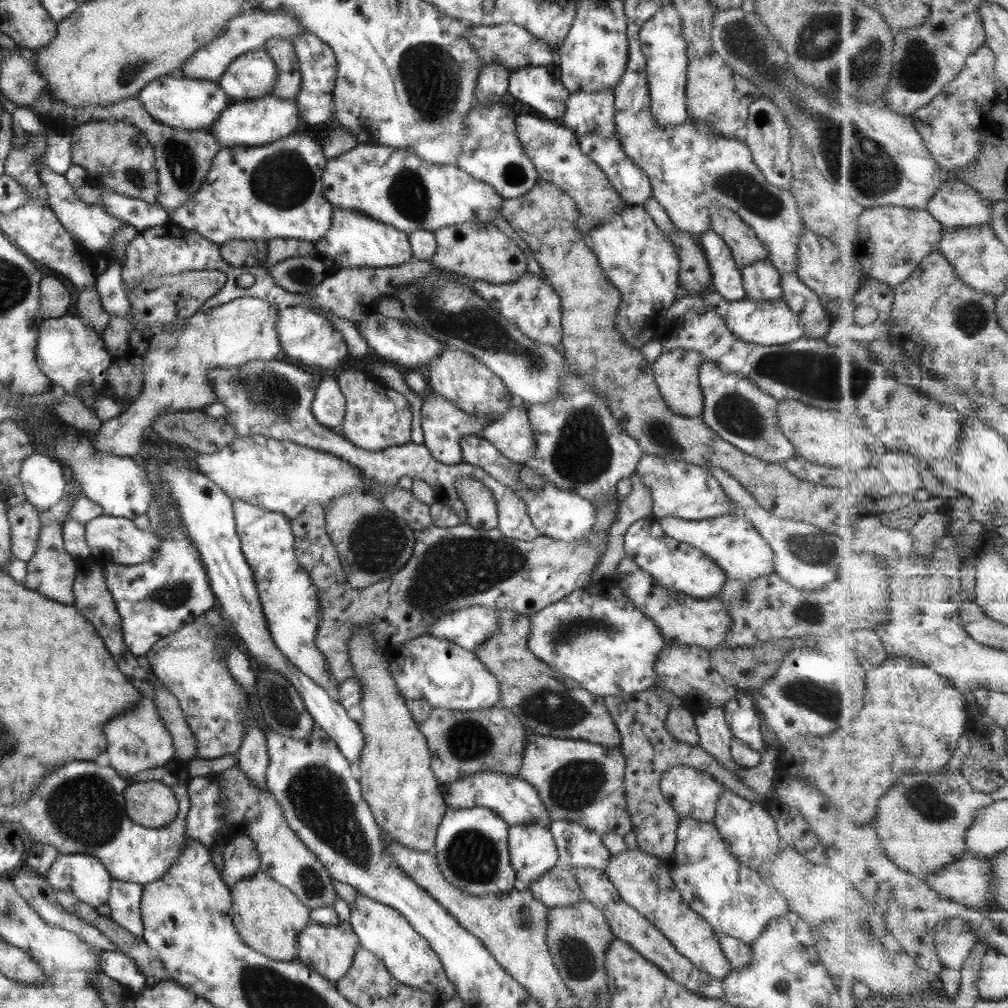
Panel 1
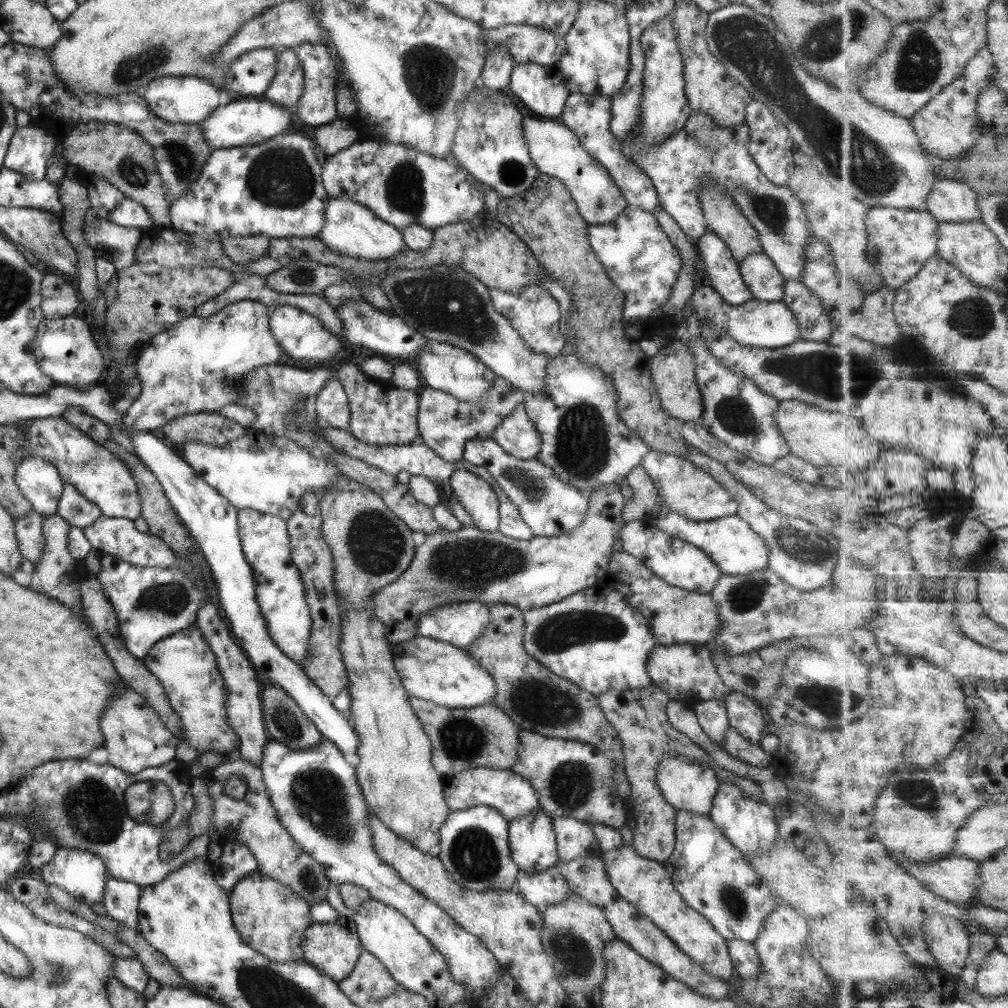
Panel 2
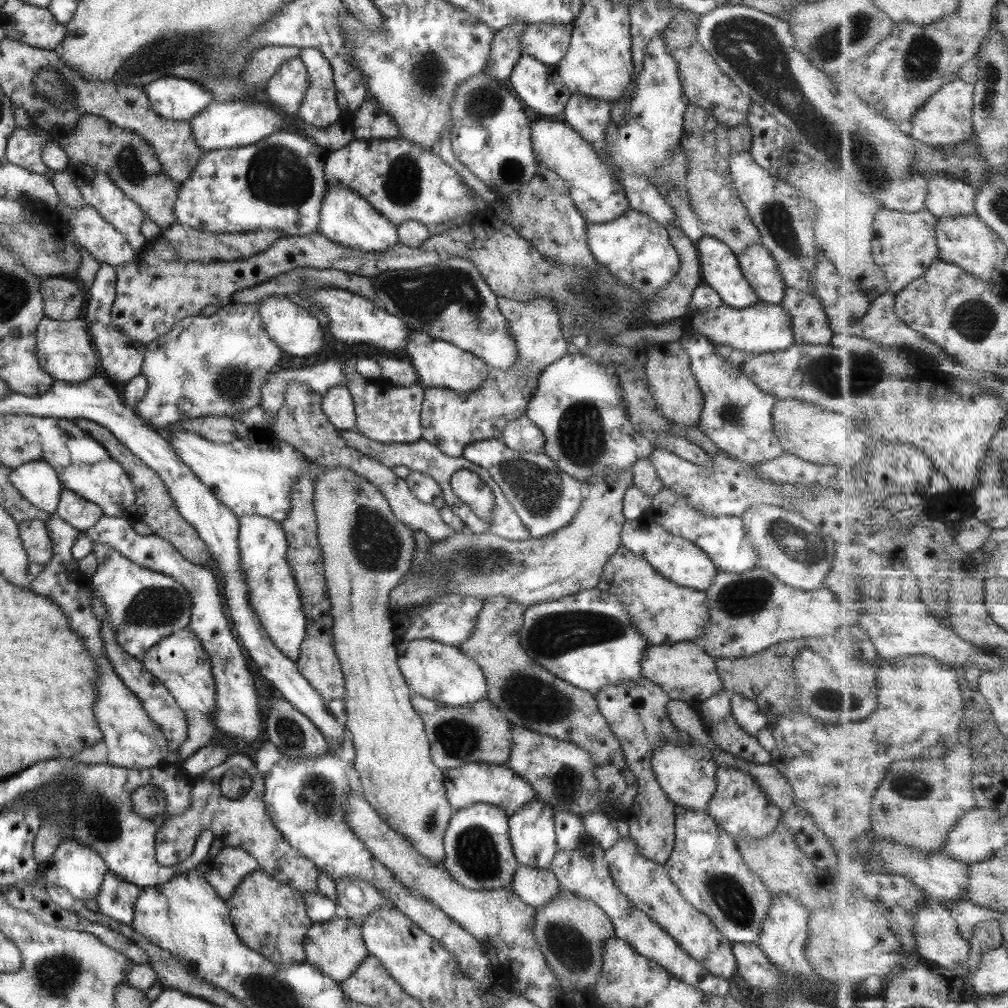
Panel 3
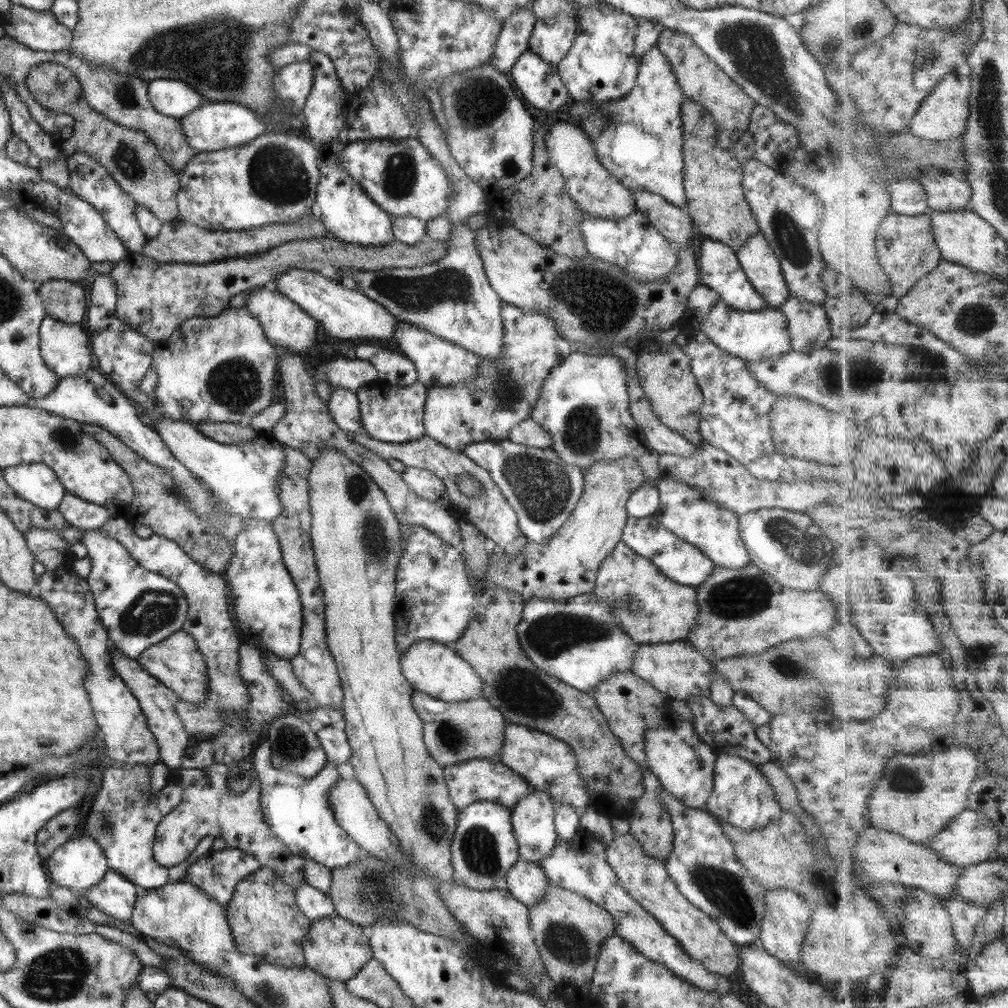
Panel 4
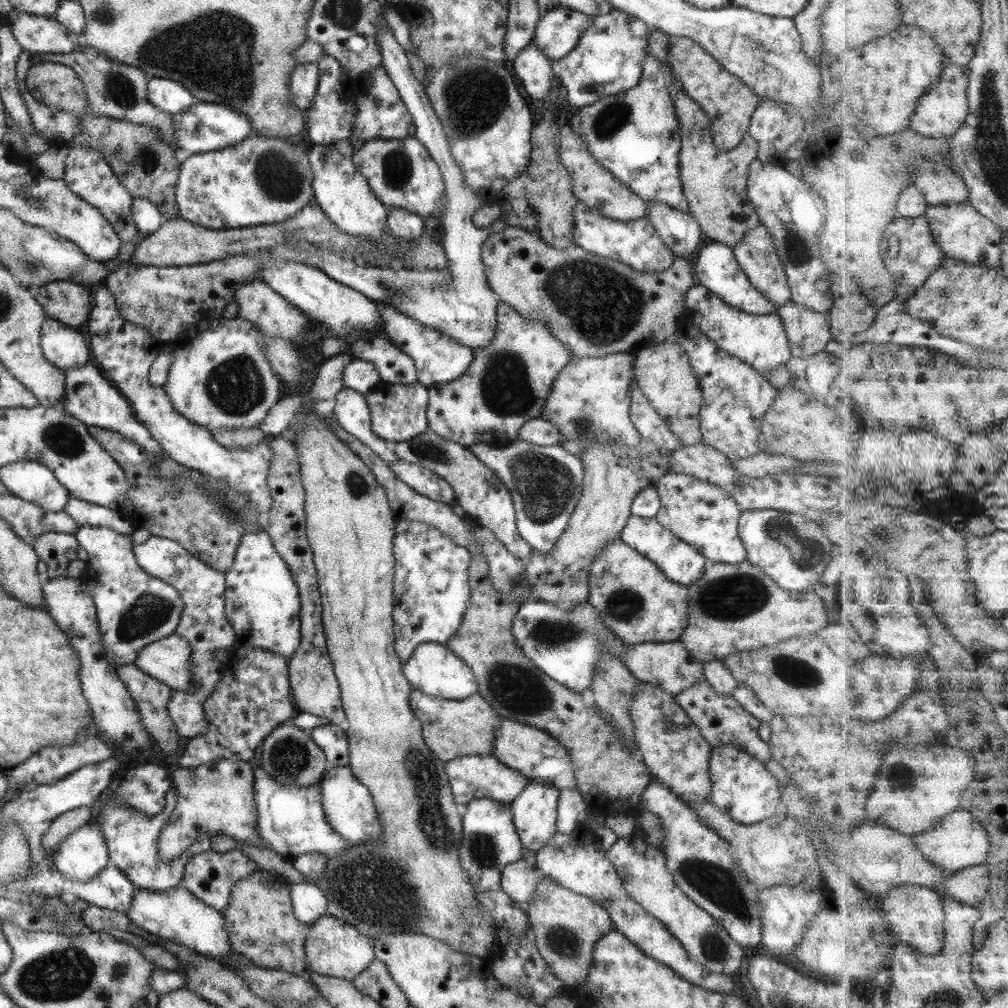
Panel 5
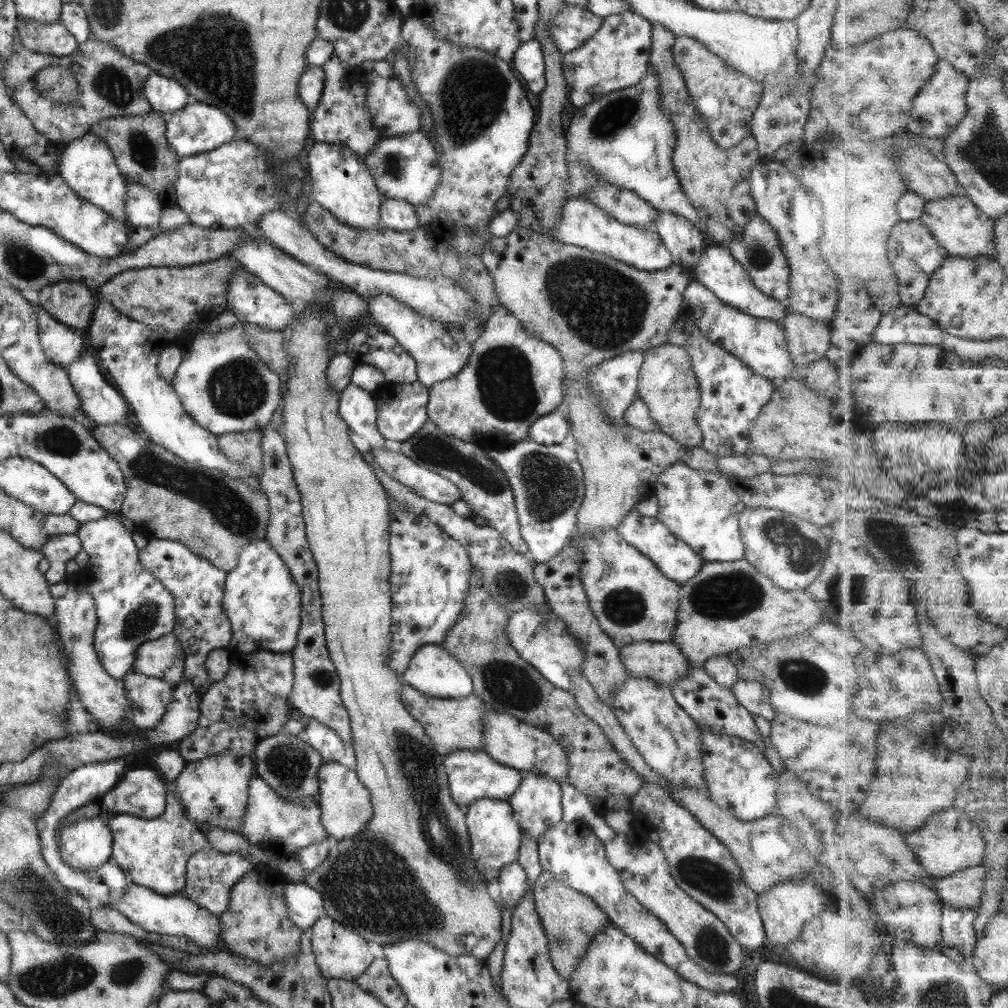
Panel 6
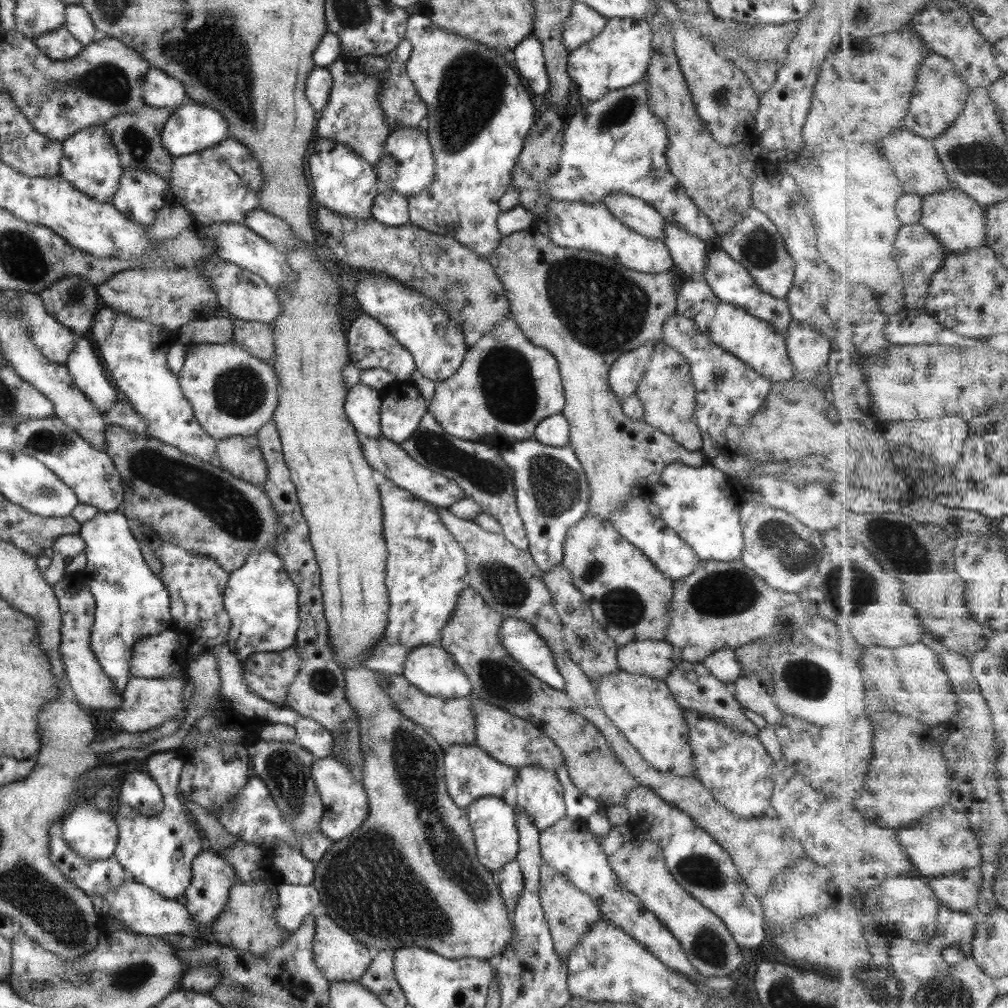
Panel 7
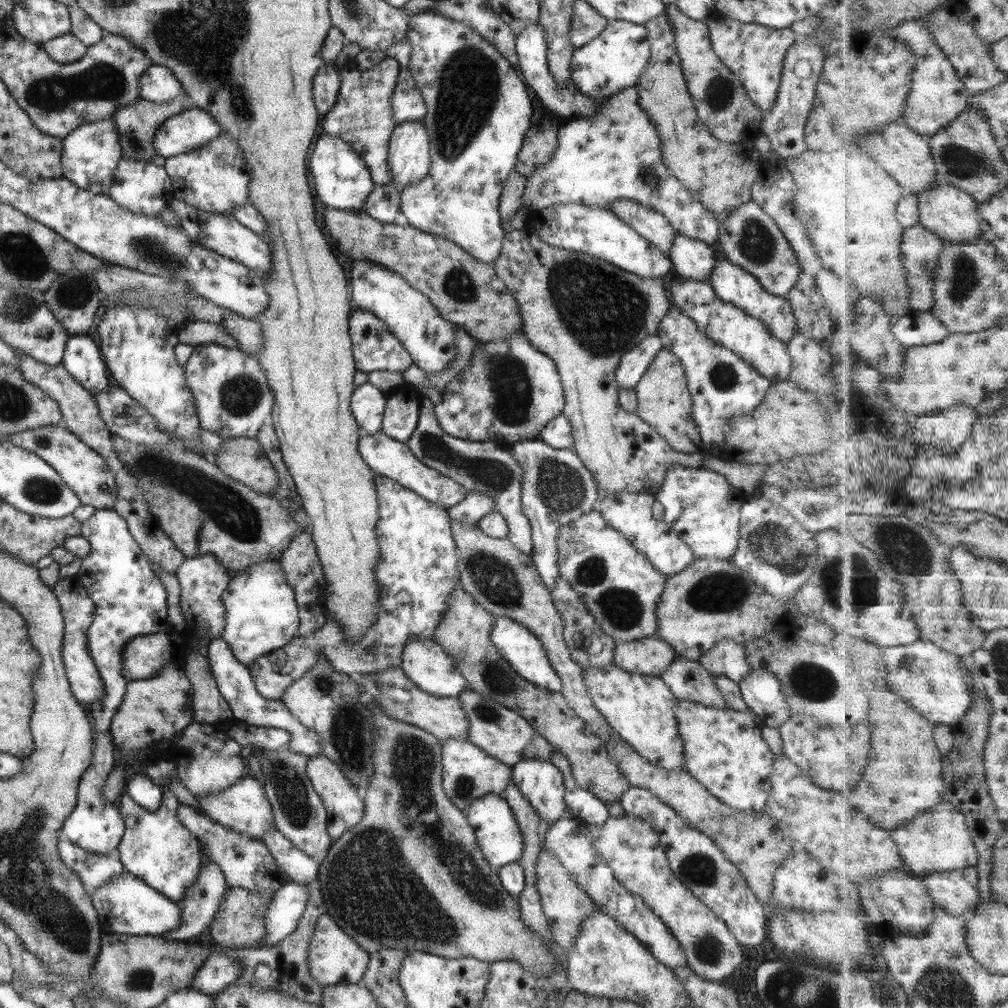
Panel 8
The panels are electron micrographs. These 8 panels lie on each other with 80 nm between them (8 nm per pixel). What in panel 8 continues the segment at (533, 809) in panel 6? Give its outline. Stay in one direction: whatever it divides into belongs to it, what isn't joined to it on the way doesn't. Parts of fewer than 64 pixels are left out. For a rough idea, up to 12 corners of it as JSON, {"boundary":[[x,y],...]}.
{"boundary":[[549,760],[510,767],[540,822],[564,816],[564,784]]}

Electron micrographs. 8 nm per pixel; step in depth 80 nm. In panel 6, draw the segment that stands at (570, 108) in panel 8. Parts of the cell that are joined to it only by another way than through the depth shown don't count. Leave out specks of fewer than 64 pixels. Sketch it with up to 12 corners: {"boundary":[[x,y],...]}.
{"boundary":[[540,42],[519,44],[509,62],[525,90],[546,83]]}

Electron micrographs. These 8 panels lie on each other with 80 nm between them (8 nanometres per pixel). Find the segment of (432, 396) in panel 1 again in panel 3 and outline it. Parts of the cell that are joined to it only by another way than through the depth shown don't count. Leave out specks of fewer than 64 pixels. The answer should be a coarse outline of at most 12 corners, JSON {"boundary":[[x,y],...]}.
{"boundary":[[496,297],[517,367],[424,389],[421,439],[451,458],[499,439],[566,353],[551,301]]}

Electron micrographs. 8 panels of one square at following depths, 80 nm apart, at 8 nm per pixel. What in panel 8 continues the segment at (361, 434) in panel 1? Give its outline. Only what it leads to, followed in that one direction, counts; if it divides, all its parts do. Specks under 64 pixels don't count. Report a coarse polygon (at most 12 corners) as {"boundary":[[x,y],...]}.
{"boundary":[[406,382],[385,394],[380,431],[405,443],[422,397]]}

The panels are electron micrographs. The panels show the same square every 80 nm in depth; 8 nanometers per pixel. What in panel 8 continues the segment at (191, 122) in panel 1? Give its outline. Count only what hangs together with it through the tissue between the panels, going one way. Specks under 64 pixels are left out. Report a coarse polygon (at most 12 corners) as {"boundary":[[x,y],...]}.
{"boundary":[[163,66],[140,76],[138,97],[153,103],[175,99],[182,86]]}

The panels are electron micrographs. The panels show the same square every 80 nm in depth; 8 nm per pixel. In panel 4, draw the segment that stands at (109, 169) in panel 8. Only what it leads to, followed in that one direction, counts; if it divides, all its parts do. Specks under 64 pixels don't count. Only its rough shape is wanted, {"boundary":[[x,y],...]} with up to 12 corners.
{"boundary":[[85,154],[65,160],[69,188],[131,253],[146,238],[136,202]]}

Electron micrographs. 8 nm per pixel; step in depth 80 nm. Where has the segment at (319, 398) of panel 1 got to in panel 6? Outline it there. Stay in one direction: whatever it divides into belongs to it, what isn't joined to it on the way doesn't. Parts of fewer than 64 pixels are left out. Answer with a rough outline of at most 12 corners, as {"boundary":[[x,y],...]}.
{"boundary":[[348,383],[337,414],[370,450],[398,452],[376,431],[373,392]]}

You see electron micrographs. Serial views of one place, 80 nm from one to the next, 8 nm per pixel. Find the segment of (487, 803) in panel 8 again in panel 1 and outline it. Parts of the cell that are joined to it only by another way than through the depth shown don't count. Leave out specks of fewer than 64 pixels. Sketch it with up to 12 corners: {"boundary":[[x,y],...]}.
{"boundary":[[446,806],[432,850],[473,896],[516,887],[507,824]]}

